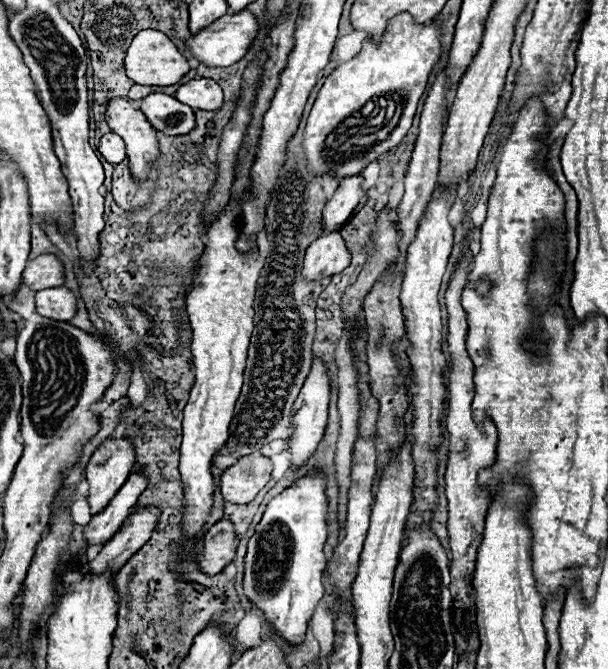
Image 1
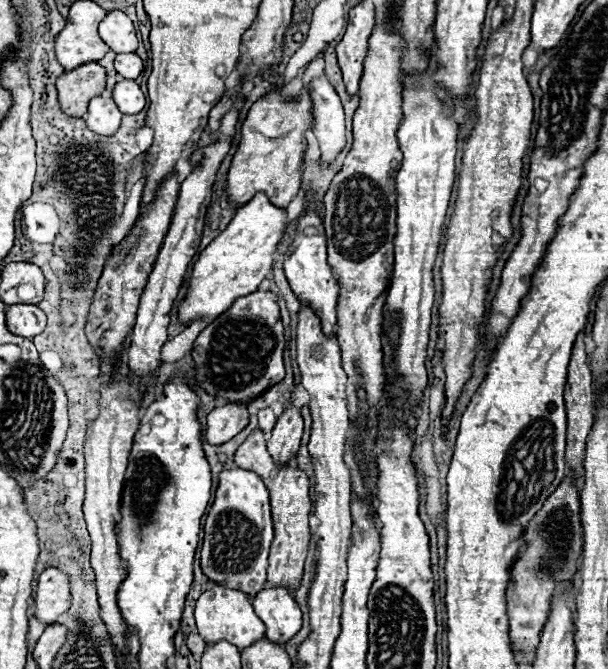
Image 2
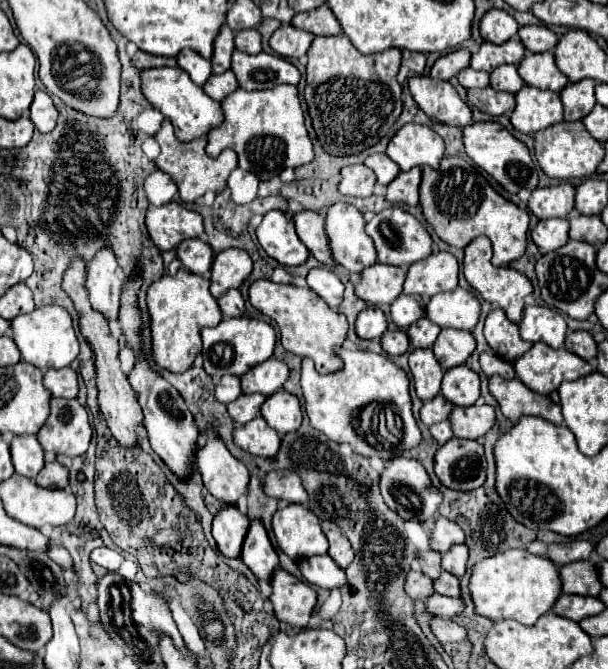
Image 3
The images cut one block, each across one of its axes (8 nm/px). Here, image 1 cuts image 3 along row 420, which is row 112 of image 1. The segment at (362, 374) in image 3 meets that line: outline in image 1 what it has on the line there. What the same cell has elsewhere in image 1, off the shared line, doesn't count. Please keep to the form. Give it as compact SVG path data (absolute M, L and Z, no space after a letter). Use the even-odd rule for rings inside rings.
M408 12L390 18L386 32L378 42L366 38L362 50L326 78L310 110L304 144L310 168L314 168L318 176L332 172L342 180L362 172L380 154L398 146L412 124L428 76L440 58L442 40L436 20L414 24L414 18ZM366 102L374 102L376 108L372 114L362 116L360 108Z

